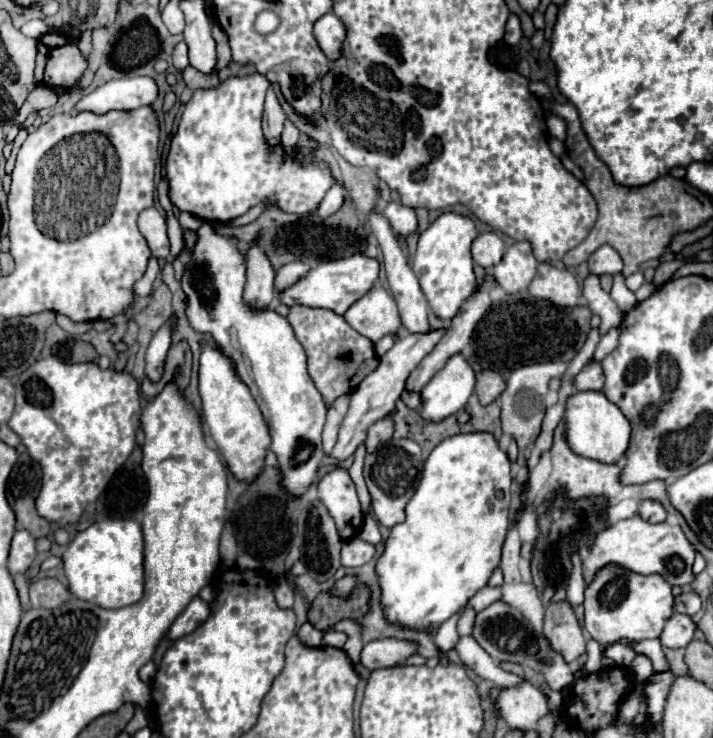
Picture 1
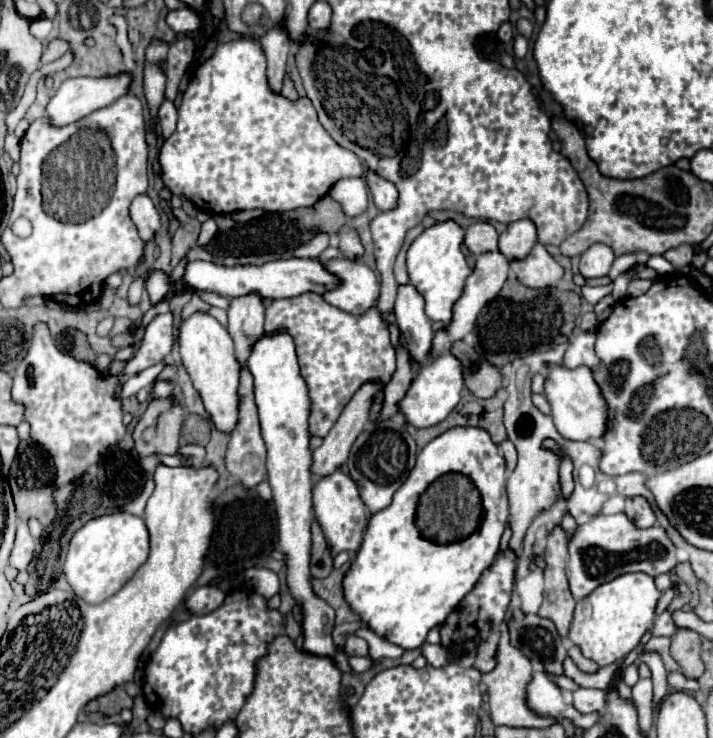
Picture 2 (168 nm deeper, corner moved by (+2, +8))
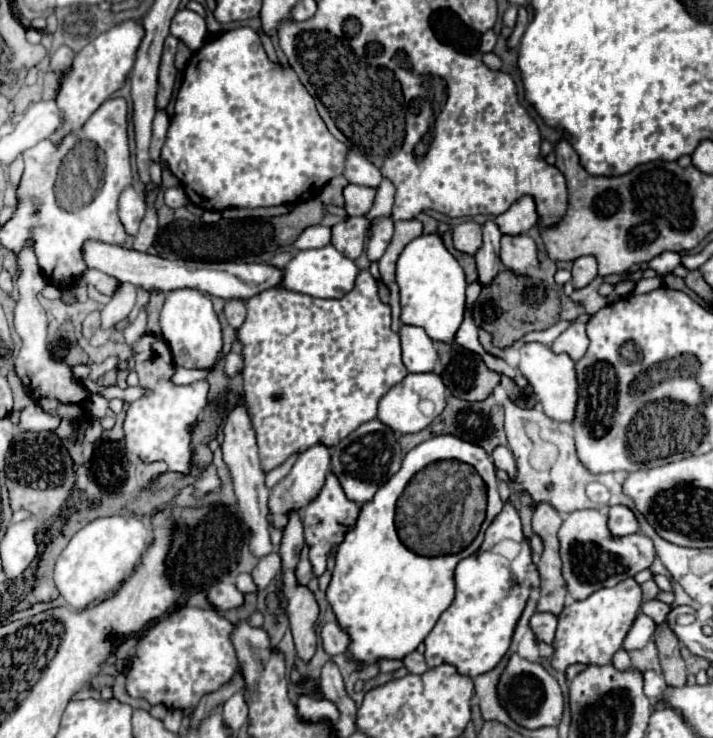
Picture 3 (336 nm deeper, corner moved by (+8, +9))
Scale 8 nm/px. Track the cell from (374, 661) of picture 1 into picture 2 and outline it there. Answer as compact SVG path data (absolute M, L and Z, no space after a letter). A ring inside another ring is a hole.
M348 636L344 650L348 656L368 656L368 642L358 636Z

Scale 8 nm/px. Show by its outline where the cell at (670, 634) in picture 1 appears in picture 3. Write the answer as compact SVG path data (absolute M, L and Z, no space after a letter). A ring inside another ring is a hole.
M638 613L630 631L628 631L628 637L624 639L622 647L626 651L632 651L632 649L642 649L654 635L654 629L656 629L656 623L648 617L648 615L642 615Z

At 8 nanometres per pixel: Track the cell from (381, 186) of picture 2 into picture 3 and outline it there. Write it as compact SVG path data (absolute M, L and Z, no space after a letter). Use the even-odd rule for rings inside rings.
M348 151L344 159L344 177L354 185L372 185L372 187L380 185L382 181L382 173L378 171L378 167L374 167L364 155L356 151Z

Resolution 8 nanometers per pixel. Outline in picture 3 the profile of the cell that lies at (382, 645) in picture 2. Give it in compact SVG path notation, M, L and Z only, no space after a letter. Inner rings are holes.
M414 651L414 653L406 655L402 661L404 661L404 665L406 665L408 673L416 673L416 675L420 675L420 673L424 673L424 671L428 669L428 667L426 667L426 663L424 663L424 655L422 655L422 653L418 653L418 651Z

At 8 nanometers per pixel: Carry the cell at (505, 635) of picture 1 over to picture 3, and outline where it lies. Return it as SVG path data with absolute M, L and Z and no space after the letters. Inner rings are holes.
M534 613L534 617L530 619L530 627L536 633L536 639L544 643L552 643L556 623L558 623L558 617L554 613Z

